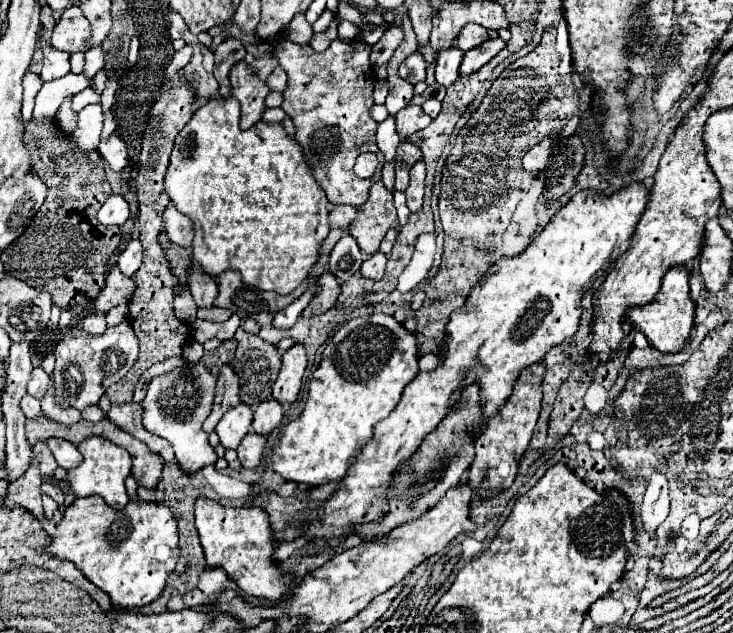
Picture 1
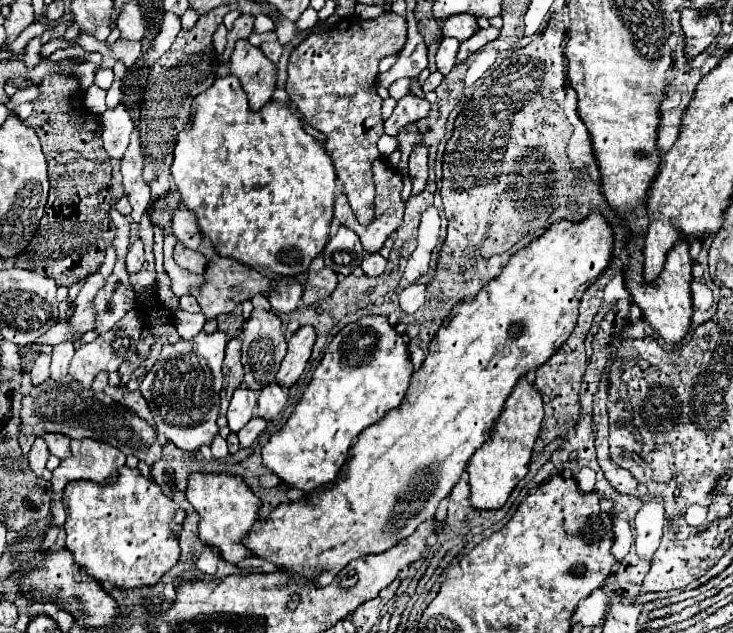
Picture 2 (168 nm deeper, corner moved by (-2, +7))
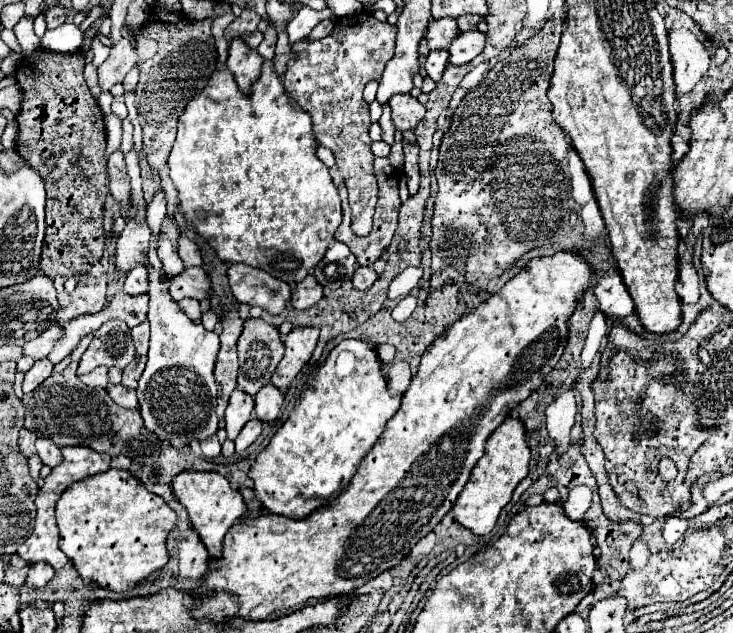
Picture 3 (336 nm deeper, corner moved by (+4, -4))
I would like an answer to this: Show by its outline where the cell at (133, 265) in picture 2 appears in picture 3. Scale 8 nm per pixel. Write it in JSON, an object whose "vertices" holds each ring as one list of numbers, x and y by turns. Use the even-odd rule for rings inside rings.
{"vertices":[[142,264,134,266,134,268,128,272,128,276,126,276,126,280,124,280,124,290,126,290,128,294,132,294,132,296,148,290,148,276,146,276,146,268,144,268]]}

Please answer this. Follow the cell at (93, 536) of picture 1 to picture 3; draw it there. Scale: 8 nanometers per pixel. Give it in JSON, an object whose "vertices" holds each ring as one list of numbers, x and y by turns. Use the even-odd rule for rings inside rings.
{"vertices":[[110,468,66,488,56,504,56,520,60,528,60,548,72,560,82,580,96,582,110,592,130,592,156,570,166,566,166,538,174,530,178,516,160,496,148,492,144,484,130,472]]}

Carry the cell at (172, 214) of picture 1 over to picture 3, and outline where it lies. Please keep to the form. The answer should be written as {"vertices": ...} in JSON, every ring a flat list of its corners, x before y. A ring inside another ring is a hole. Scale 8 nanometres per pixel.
{"vertices":[[184,234,178,238,178,254,186,266,202,266,198,246,192,240,188,240]]}

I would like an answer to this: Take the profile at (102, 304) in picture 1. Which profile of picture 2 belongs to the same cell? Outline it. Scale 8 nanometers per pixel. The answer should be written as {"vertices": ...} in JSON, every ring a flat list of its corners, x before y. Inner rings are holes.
{"vertices":[[110,245,106,249,106,259,100,265,100,269,96,273,92,273,92,277,88,277,84,281,84,287,80,289,80,293,78,293,76,301,74,301,74,315,68,319,68,323,70,323,72,331,76,333,76,337,80,337,86,331,94,329,96,315,94,315,94,309,92,309,92,301,94,301,98,289,104,285,104,281,112,273,114,263,116,263,116,253,114,253,114,247]]}

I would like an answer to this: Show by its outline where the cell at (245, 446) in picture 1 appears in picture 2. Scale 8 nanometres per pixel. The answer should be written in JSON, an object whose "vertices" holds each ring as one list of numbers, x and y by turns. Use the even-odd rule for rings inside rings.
{"vertices":[[260,417,250,419,250,421,238,431,240,447,250,447,250,445,258,439,258,435,264,431,264,427,266,427,266,421,264,421,264,419,260,419]]}

